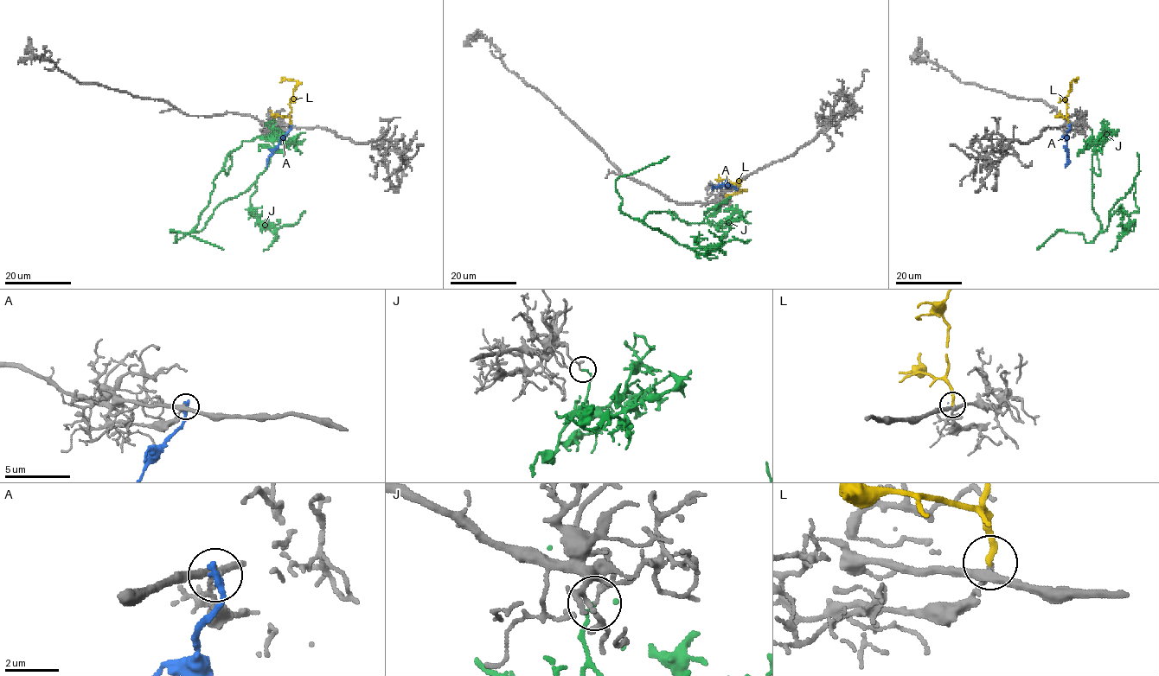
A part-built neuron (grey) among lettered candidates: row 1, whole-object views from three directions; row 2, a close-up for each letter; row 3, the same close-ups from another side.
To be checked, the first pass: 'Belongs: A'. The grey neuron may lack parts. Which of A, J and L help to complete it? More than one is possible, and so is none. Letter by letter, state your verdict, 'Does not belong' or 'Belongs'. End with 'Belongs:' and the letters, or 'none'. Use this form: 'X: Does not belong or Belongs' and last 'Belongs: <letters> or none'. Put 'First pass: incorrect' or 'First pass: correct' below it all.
A: Does not belong
J: Does not belong
L: Does not belong
Belongs: none
First pass: incorrect

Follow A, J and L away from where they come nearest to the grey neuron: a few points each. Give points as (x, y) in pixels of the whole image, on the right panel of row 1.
A: (1069, 125), (1066, 167)
J: (1091, 129), (1104, 141), (1092, 156), (1100, 232), (1134, 183), (1128, 231), (1120, 211)
L: (1069, 124), (1066, 100), (1072, 82), (1075, 79), (1076, 82)

